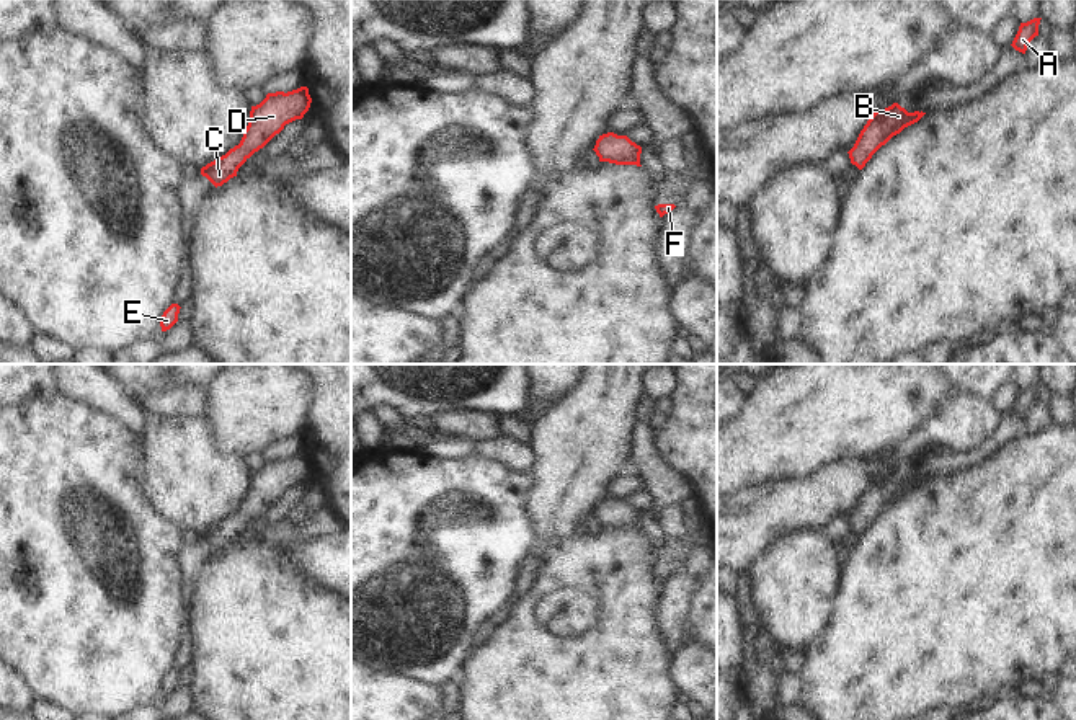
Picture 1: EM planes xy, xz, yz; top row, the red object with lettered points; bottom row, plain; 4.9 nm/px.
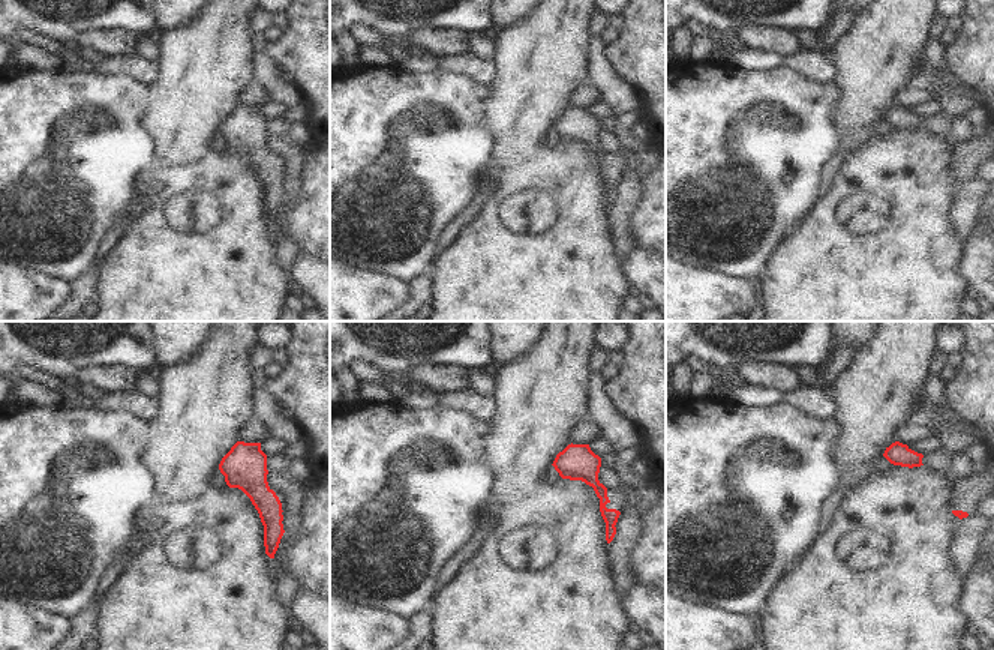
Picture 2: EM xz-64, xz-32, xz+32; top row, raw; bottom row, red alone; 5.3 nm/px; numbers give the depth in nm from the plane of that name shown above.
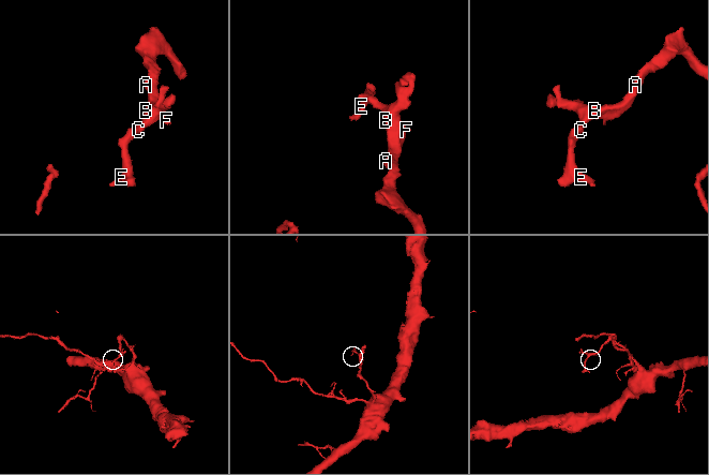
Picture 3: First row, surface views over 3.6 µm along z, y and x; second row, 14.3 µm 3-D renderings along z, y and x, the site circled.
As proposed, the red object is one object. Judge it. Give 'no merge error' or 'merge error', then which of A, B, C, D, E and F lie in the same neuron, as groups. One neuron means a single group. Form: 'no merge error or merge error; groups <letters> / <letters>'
no merge error; groups A B C D E F

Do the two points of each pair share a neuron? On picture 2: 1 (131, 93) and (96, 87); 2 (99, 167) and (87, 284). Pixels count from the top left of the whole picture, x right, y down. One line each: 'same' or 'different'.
1: same
2: different

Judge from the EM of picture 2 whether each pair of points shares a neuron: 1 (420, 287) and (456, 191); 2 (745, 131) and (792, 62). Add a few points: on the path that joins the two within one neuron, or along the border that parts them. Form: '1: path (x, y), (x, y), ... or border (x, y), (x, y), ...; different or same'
1: border (429, 275), (411, 278), (407, 282); different
2: border (783, 65), (819, 84); different

